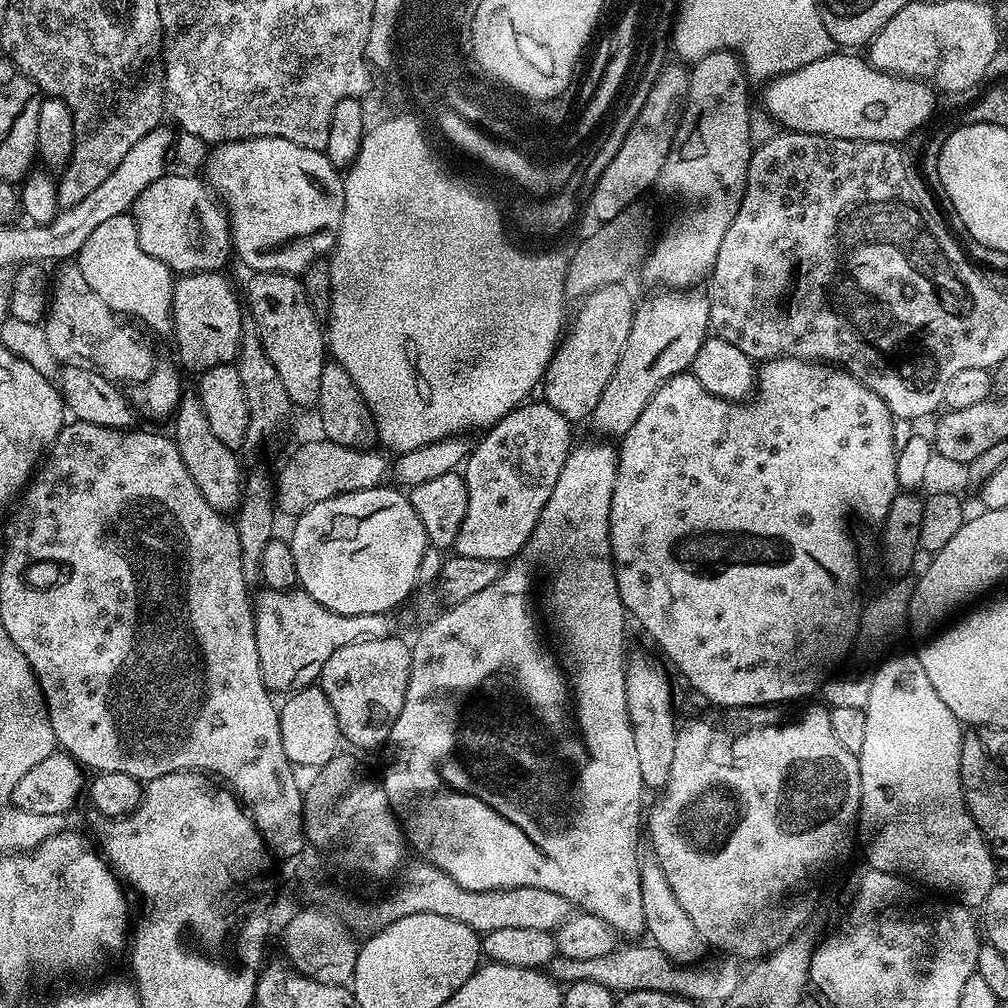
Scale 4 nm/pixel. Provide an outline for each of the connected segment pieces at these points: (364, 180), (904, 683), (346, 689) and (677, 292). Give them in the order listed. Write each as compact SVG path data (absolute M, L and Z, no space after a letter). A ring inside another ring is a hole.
M413 119L396 120L391 124L371 125L364 133L364 141L358 150L355 162L351 165L355 172L350 178L344 176L344 217L340 223L340 234L336 237L336 246L331 253L330 261L330 297L332 296L332 325L327 325L326 340L330 345L331 355L335 361L342 364L355 380L362 395L369 404L372 416L376 420L379 439L385 440L392 448L397 448L397 453L409 452L410 450L418 450L418 446L426 446L430 442L438 442L447 436L459 436L461 434L472 434L475 428L486 430L493 424L497 424L502 417L510 414L515 408L520 407L529 399L528 396L532 391L537 391L538 385L543 381L544 372L548 369L548 364L552 361L552 356L556 353L558 345L562 340L562 333L566 328L566 320L564 324L564 296L566 297L566 285L568 282L568 261L570 259L567 251L554 251L551 256L543 256L543 258L533 258L533 256L521 255L516 248L509 247L504 241L504 236L500 234L500 220L497 220L496 208L497 201L487 200L484 196L479 196L472 188L467 188L464 184L459 184L442 165L436 161L436 156L432 153L430 145L424 141L426 134L424 128L418 128L413 123Z
M915 651L900 652L897 656L892 656L877 666L876 673L871 673L870 676L870 702L863 710L866 714L866 739L862 750L858 753L860 777L862 778L858 840L864 843L864 856L868 859L867 867L873 872L889 872L895 876L905 877L925 889L933 888L933 890L928 890L936 894L943 894L955 903L963 904L966 908L979 909L980 904L986 902L986 894L990 894L990 886L994 886L998 882L998 876L996 876L998 861L988 849L988 843L982 838L982 834L978 830L974 818L968 813L968 807L964 801L964 791L960 781L960 763L962 762L962 746L966 742L966 736L964 736L965 729L959 718L950 714L950 706L946 706L946 702L942 702L942 698L938 698L938 690L934 690L926 670L922 670L922 662Z
M399 635L373 640L355 640L330 654L318 687L330 698L338 718L341 737L356 748L380 748L392 739L394 722L406 702L406 686L412 669L412 644Z
M680 286L660 291L664 292L639 301L630 326L630 338L626 338L626 350L622 350L622 358L618 358L618 366L614 366L602 398L598 398L598 406L594 406L590 424L604 435L601 437L623 438L659 388L679 372L691 369L698 350L702 350L702 342L710 335L710 306L703 291L685 290Z

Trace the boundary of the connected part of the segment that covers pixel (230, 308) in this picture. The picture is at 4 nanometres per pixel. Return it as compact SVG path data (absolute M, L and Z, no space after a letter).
M223 271L218 272L189 272L187 274L181 275L179 279L175 281L175 288L173 290L173 306L172 306L172 318L171 323L174 325L174 331L176 330L176 340L180 343L180 360L179 363L185 364L188 368L200 368L199 370L207 370L218 366L219 364L231 364L233 361L239 357L240 346L242 343L242 337L245 335L246 329L244 329L244 316L246 320L246 312L240 309L240 302L242 306L242 300L236 297L236 292L232 289L232 284L230 281L224 277L225 273Z

